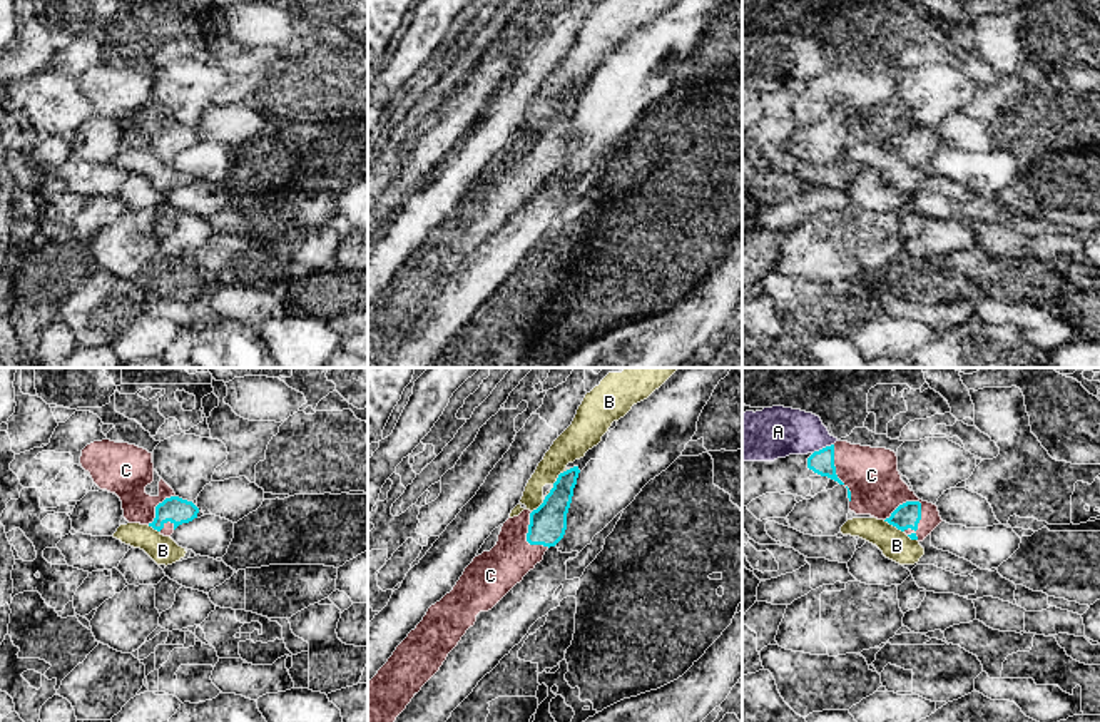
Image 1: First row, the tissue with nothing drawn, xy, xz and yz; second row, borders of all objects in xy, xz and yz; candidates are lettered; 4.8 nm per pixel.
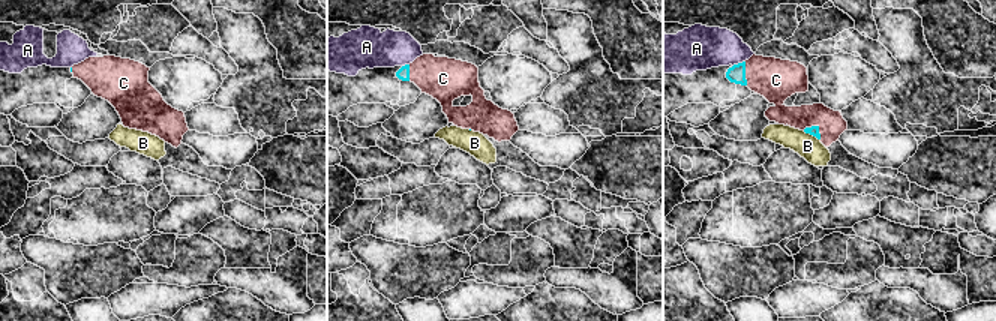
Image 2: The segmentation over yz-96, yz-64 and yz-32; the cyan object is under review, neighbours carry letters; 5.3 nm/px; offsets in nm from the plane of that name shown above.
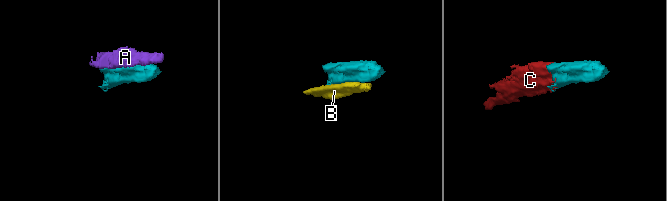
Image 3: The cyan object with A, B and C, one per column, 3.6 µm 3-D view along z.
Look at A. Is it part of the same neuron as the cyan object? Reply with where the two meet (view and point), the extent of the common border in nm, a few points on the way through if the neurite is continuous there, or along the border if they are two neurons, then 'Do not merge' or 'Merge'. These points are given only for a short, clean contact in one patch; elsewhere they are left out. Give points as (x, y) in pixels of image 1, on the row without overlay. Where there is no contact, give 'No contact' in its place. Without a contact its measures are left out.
Touches cyan at yz (823, 74). Shared border 120 nm. Do not merge

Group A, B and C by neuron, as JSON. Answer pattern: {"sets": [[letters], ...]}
{"sets": [["A"], ["B"], ["C"]]}

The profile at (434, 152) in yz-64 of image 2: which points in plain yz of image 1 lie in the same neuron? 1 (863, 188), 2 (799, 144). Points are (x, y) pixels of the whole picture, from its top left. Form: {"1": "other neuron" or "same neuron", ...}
{"1": "other neuron", "2": "other neuron"}

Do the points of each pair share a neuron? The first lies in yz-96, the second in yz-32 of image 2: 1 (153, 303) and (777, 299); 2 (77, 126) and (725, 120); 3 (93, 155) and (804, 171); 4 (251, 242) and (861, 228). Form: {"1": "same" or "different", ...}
{"1": "same", "2": "same", "3": "different", "4": "same"}

